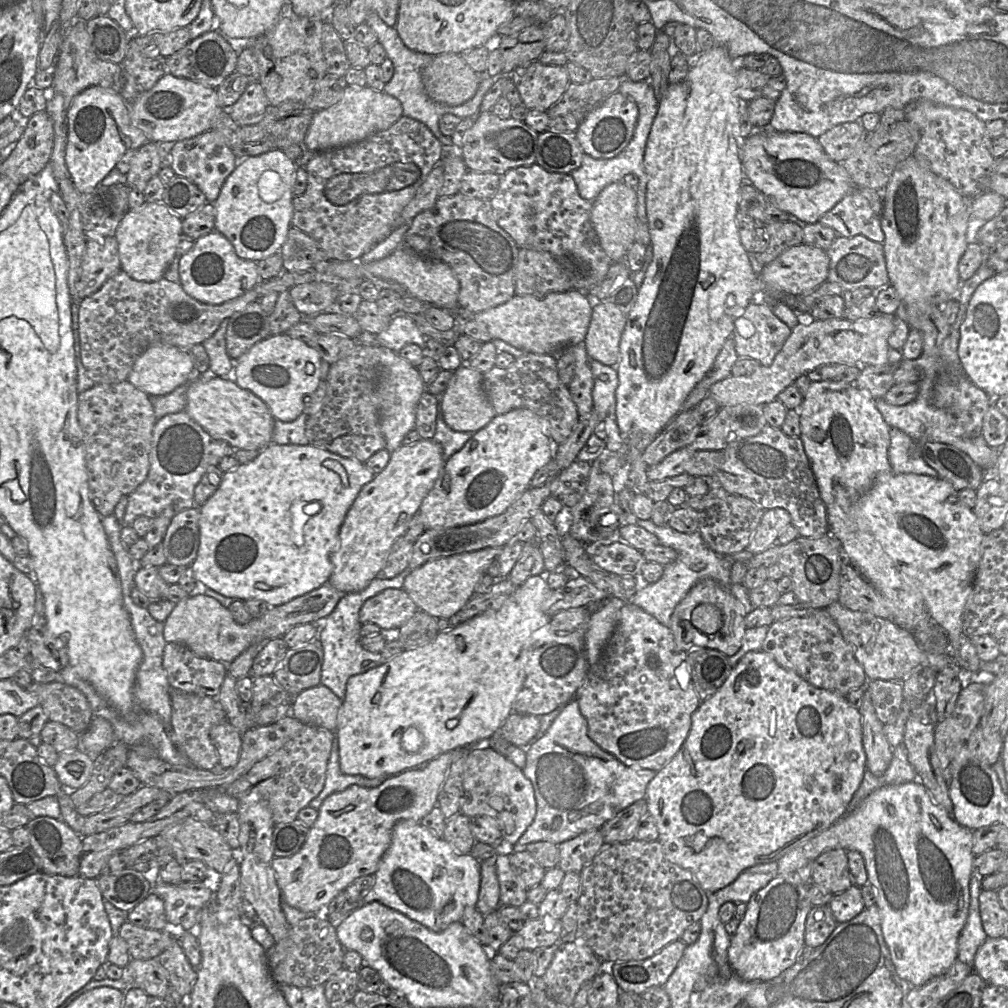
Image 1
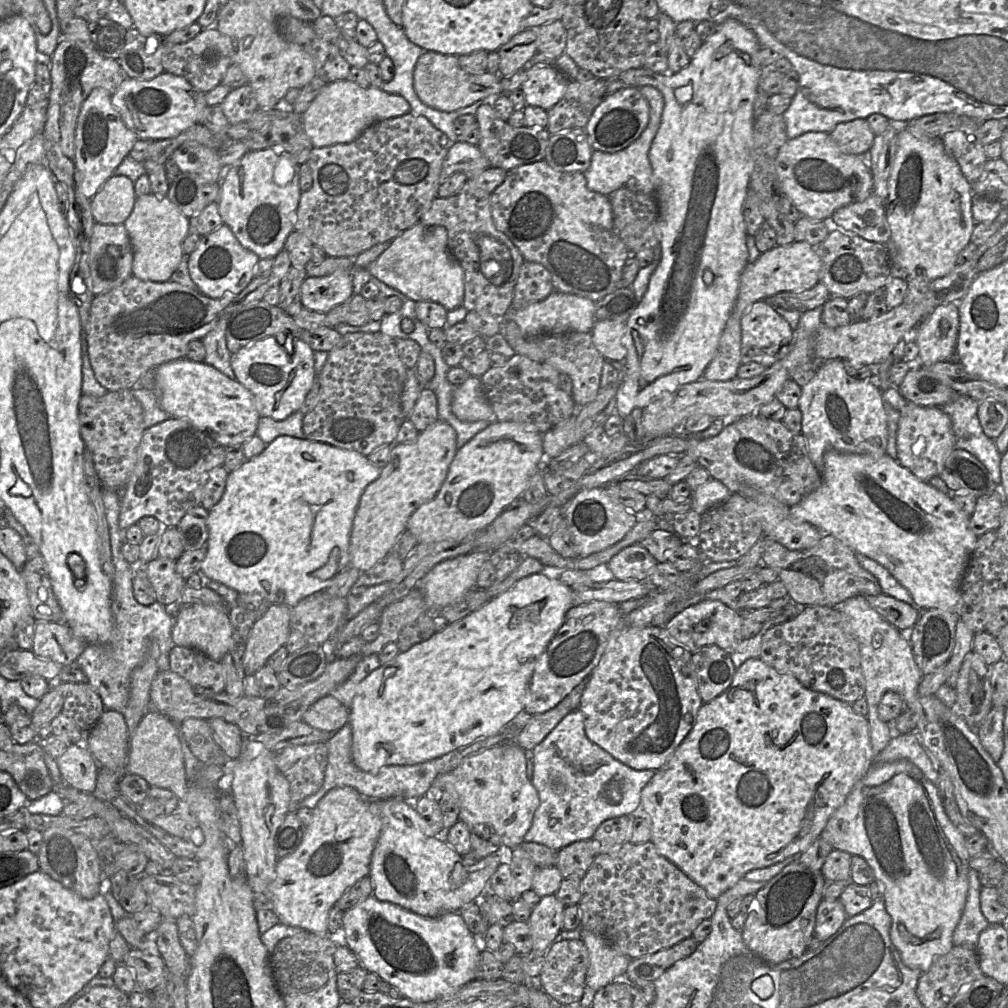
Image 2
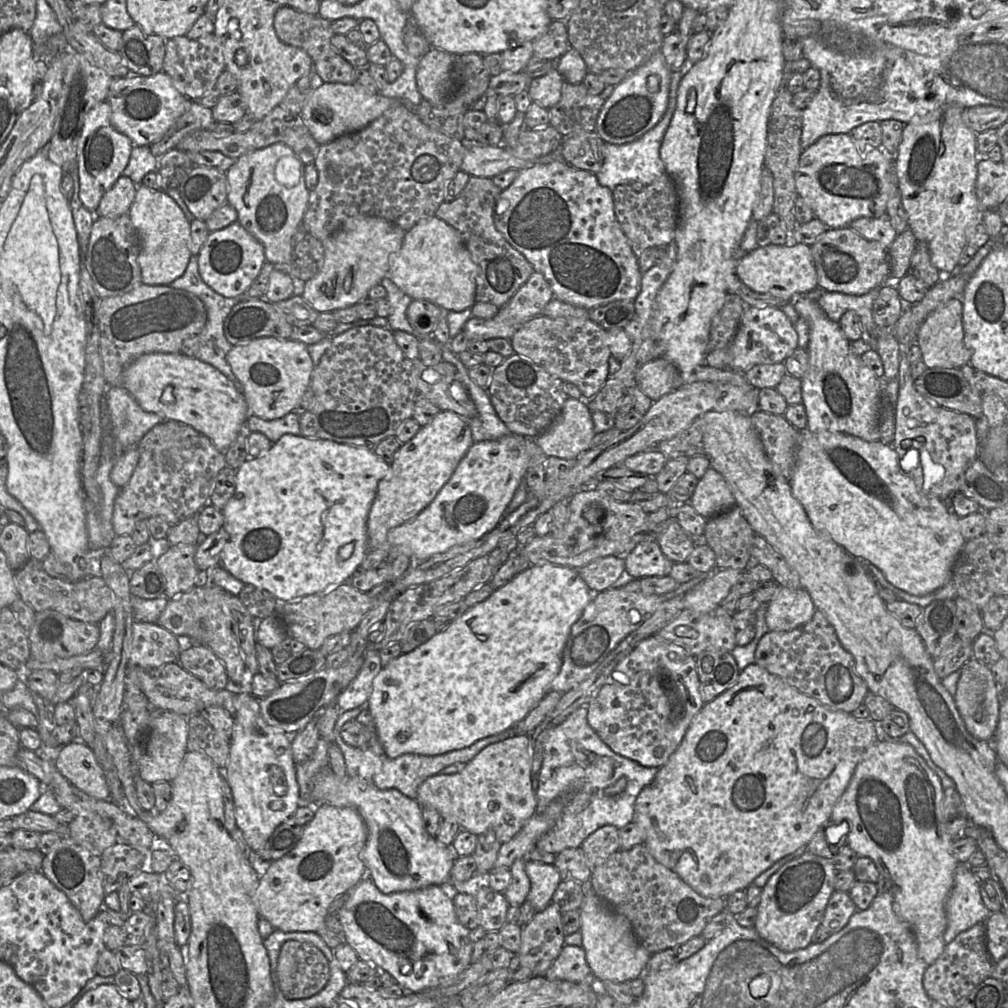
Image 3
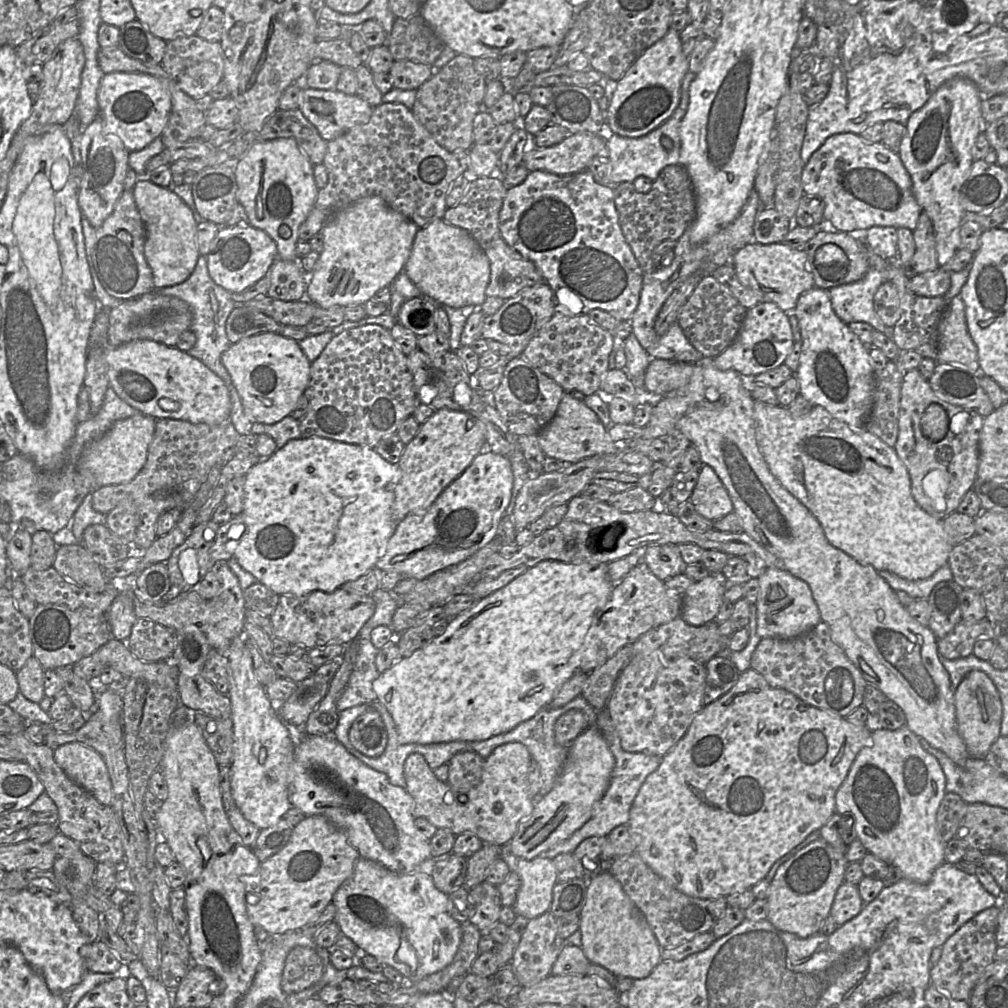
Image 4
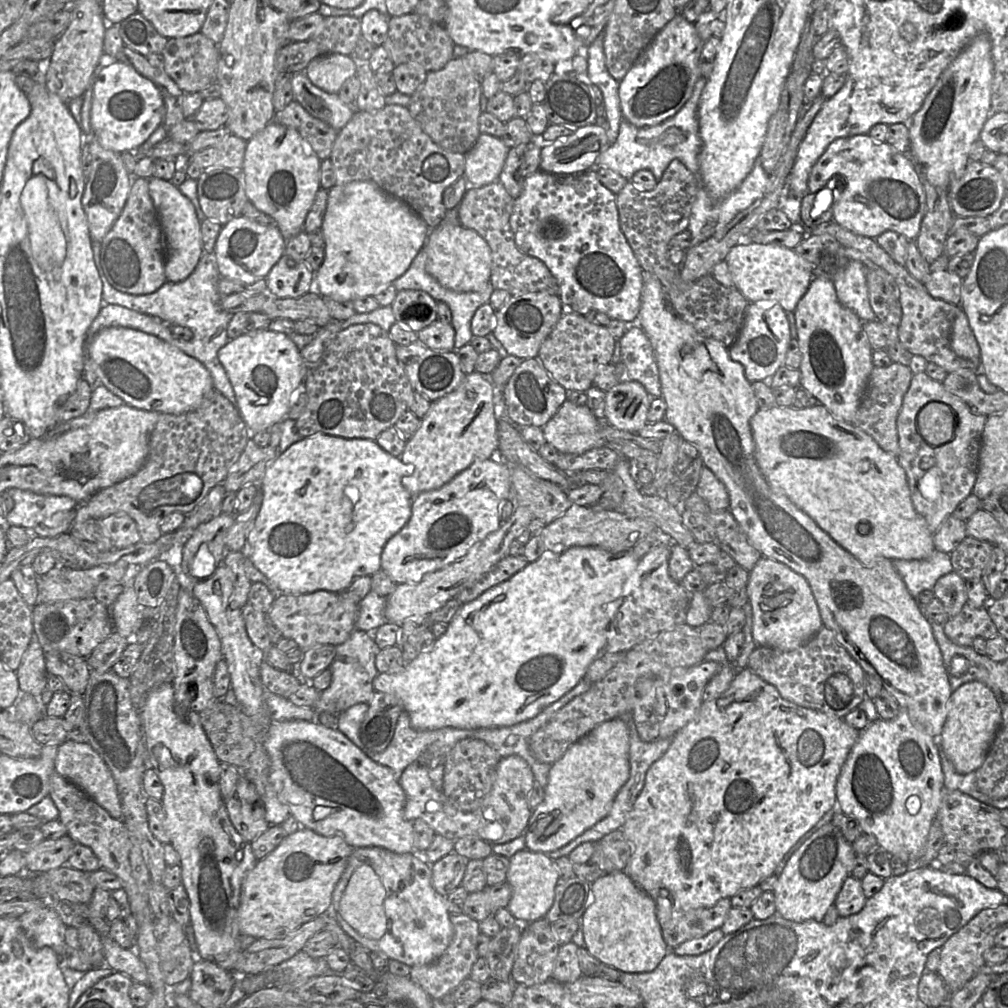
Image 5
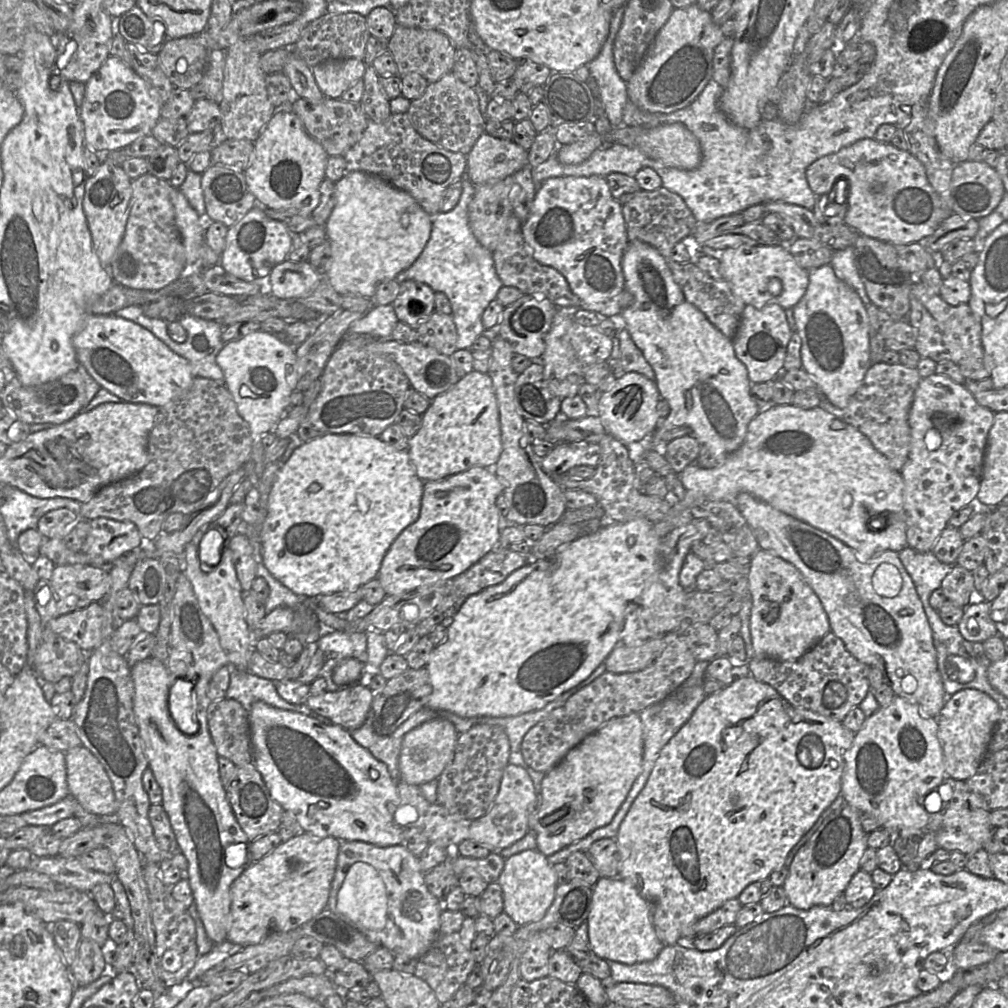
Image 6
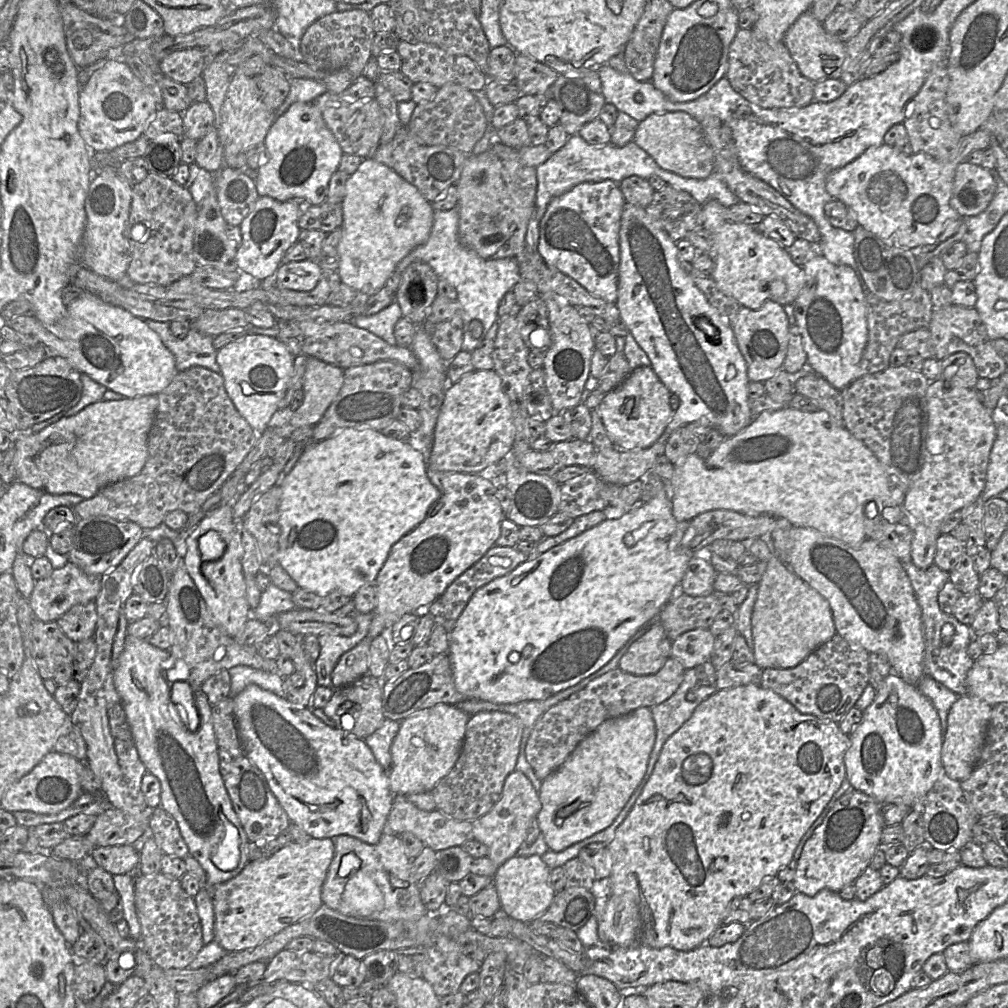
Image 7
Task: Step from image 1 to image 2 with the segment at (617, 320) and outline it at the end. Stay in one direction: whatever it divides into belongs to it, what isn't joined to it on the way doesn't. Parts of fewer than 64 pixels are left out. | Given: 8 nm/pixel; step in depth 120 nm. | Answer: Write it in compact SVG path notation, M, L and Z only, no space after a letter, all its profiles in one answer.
M599 320L592 328L592 341L606 361L623 361L627 349L623 346L626 323Z

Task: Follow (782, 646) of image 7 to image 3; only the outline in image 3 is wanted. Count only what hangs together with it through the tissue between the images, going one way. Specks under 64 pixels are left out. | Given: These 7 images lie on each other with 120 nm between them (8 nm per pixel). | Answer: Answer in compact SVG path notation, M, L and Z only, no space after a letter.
M779 586L777 594L768 603L766 624L770 631L791 631L808 623L813 618L815 611L813 600L805 589Z

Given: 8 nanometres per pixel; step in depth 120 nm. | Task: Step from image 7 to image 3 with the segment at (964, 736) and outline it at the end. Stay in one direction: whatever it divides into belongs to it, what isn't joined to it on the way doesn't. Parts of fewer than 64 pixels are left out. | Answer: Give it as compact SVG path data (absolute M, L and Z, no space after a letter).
M975 658L969 659L960 669L954 702L967 731L976 739L990 741L999 720L999 700L997 686L988 665Z

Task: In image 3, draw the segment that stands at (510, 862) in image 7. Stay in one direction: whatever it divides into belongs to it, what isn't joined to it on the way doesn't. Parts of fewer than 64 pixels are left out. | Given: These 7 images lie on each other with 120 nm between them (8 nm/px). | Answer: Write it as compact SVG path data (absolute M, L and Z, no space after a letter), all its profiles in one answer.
M526 859L526 873L530 879L528 901L536 912L545 909L551 902L553 894L562 881L559 871L553 864Z

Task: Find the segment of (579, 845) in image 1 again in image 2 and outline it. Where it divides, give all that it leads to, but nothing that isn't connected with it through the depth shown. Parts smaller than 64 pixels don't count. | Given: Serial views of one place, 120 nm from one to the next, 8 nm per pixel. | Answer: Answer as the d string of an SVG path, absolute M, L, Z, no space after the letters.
M592 839L576 841L558 850L556 867L564 878L582 878L597 855Z

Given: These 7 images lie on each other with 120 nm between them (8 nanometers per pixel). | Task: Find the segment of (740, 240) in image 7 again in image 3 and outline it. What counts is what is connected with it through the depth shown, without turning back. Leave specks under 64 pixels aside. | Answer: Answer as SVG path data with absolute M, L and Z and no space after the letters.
M792 241L785 245L758 246L736 263L735 273L751 290L769 294L785 303L792 303L797 297L803 297L818 288L811 247Z

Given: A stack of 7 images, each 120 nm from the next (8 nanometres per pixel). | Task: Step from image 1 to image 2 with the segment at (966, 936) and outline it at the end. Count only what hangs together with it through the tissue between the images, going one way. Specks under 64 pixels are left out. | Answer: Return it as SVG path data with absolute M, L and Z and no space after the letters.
M969 869L966 902L952 936L955 946L971 945L976 947L981 932L989 925L980 908L981 888L978 872Z

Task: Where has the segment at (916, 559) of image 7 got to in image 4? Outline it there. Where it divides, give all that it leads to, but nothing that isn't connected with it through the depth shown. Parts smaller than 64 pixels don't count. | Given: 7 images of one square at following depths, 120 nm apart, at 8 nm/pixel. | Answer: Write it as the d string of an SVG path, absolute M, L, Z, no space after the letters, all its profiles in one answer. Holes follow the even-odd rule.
M912 369L906 372L903 377L900 409L898 418L898 437L895 444L895 451L901 462L905 465L910 476L911 492L918 505L930 515L944 520L949 514L957 510L965 494L973 489L977 481L977 470L979 463L979 442L984 417L974 410L967 410L960 406L953 405L942 400L932 390L928 380L919 372ZM932 404L941 405L949 417L949 430L946 436L937 442L929 440L924 436L921 429L921 418L926 408Z

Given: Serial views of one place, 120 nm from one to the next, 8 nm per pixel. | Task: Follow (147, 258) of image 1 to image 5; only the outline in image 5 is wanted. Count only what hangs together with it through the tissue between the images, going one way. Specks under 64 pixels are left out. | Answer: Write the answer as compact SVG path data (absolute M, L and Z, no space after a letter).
M150 178L149 194L156 208L165 238L167 282L182 282L195 270L201 256L207 253L202 247L201 222L192 202L171 181Z

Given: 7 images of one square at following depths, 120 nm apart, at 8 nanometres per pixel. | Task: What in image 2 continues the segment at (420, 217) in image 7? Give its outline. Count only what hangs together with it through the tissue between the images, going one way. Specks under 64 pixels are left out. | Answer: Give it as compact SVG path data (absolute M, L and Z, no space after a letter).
M337 270L327 276L306 277L300 289L300 303L309 310L328 312L353 296L350 270Z

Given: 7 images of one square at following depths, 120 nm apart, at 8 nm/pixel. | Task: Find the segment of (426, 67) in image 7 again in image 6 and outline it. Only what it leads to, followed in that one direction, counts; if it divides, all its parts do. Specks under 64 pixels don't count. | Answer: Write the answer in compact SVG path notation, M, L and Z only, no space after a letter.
M397 25L388 41L388 52L391 53L397 64L397 75L404 76L415 72L422 75L429 83L432 83L452 71L456 48L447 35L438 30Z

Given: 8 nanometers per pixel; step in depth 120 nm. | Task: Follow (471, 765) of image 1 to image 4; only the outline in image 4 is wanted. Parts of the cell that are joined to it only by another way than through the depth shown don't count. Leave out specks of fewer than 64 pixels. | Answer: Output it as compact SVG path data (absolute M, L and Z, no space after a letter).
M520 742L496 747L485 759L479 784L467 794L457 793L448 782L440 781L421 754L411 754L404 764L406 791L414 799L414 817L424 817L438 829L449 829L455 835L476 834L485 844L507 846L519 824L528 818L535 805L530 795L529 766L531 755Z

